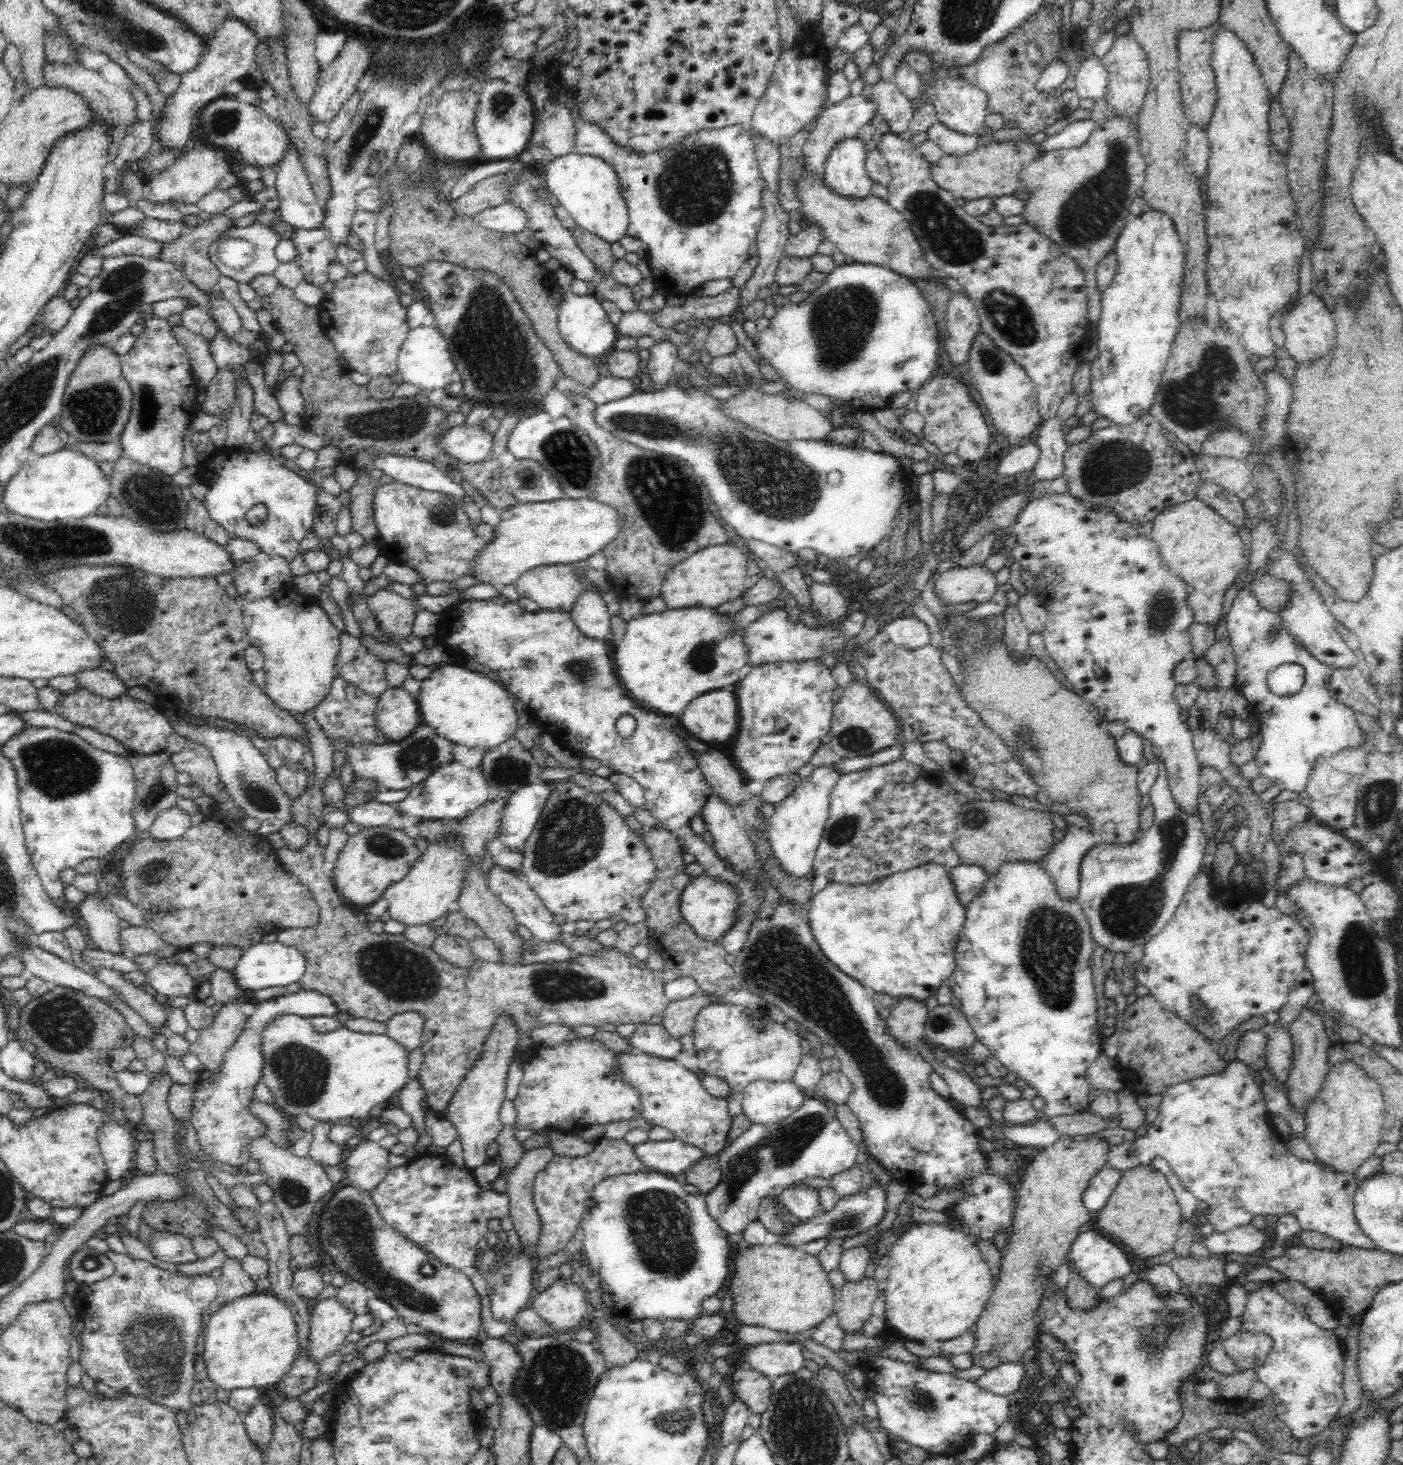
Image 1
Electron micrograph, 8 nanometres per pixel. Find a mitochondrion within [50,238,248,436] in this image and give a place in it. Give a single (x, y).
(123, 287)

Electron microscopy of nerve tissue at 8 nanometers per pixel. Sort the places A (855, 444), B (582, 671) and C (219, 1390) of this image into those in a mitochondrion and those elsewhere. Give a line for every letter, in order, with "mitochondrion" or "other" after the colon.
A: other
B: mitochondrion
C: other

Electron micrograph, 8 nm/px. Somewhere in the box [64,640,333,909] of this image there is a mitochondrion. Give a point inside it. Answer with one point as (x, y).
(261, 797)

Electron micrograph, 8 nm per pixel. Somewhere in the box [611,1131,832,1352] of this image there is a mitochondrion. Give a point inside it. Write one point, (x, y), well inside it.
(660, 1223)

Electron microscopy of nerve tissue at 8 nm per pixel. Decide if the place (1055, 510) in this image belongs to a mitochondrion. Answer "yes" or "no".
no

